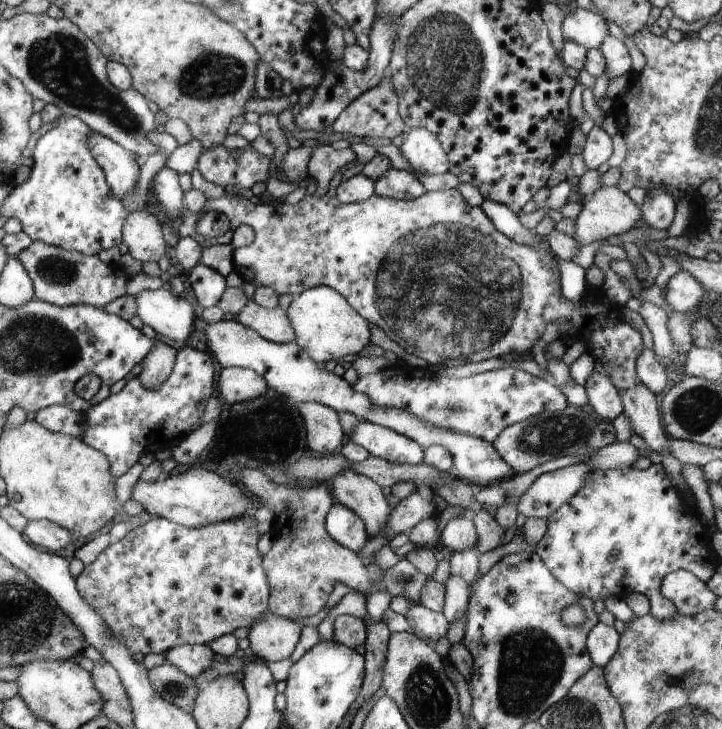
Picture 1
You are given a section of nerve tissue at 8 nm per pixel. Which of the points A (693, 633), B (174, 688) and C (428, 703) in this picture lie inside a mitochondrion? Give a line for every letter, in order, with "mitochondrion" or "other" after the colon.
A: other
B: mitochondrion
C: mitochondrion

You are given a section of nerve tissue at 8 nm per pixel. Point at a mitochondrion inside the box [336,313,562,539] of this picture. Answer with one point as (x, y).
(453, 408)

